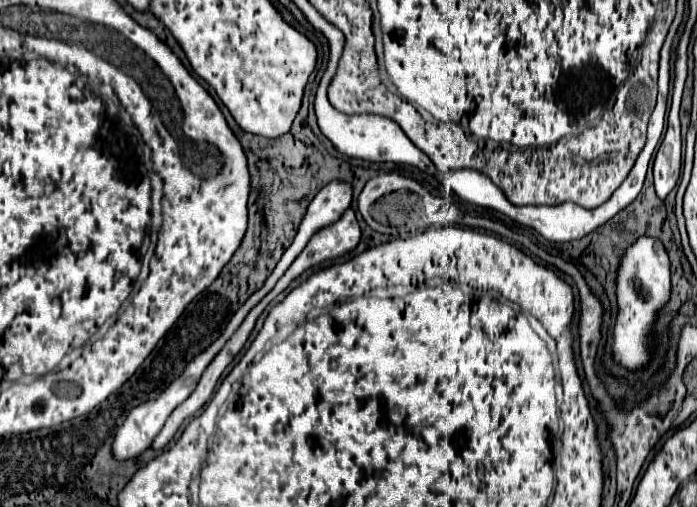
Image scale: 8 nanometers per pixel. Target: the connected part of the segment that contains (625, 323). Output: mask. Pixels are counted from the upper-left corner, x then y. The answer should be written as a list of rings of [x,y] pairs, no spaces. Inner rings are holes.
[[[641,236],[627,252],[619,268],[617,276],[617,302],[619,302],[619,316],[617,324],[613,328],[613,354],[615,360],[627,366],[629,370],[635,370],[639,366],[645,366],[647,356],[647,344],[645,336],[651,330],[651,324],[655,320],[657,310],[669,300],[669,256],[657,238]]]

